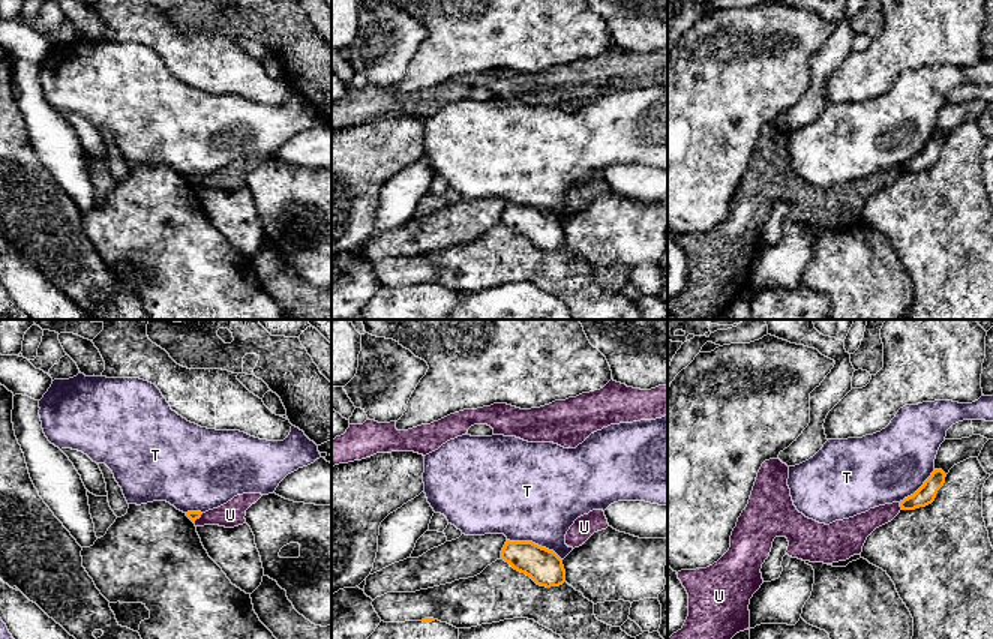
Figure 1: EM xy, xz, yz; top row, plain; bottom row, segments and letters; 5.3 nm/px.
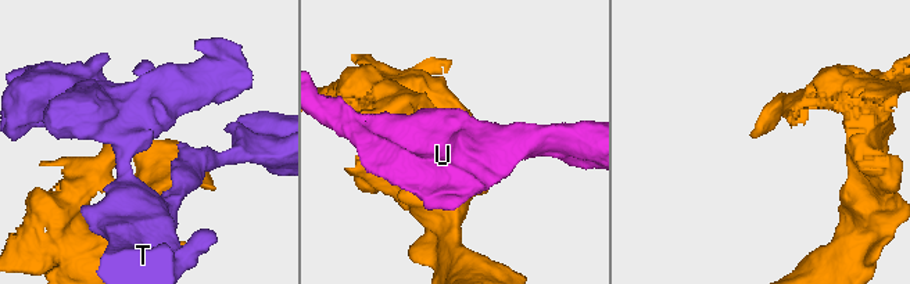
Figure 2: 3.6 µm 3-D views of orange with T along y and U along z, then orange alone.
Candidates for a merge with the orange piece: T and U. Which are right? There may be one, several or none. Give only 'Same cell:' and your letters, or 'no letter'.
Same cell: no letter

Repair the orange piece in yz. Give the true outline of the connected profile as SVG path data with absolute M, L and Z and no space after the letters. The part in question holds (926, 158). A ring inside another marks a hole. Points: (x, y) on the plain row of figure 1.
M934 134L924 148L910 160L900 165L902 174L915 174L932 168L938 154L944 150L946 138Z

